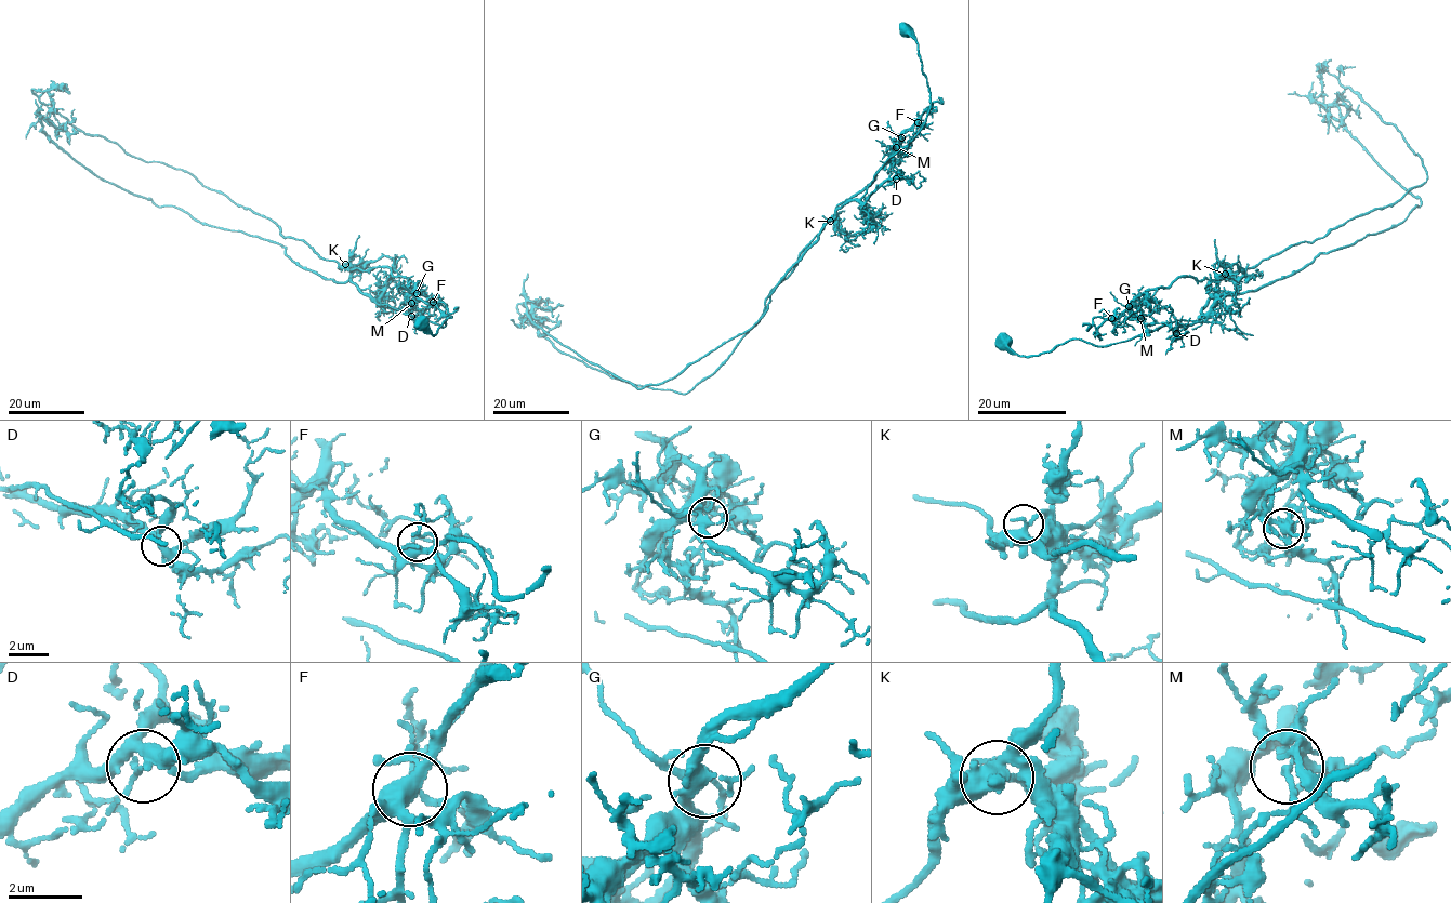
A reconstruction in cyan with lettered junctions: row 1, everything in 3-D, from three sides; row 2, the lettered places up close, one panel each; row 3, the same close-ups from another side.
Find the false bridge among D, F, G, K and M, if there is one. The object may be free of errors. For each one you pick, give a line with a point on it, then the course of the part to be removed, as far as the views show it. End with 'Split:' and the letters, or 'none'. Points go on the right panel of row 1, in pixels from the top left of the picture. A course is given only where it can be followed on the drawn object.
M: place (1140, 318); course (1139, 319), (1150, 290), (1254, 267), (1426, 180), (1393, 124), (1321, 69)
Split: M

